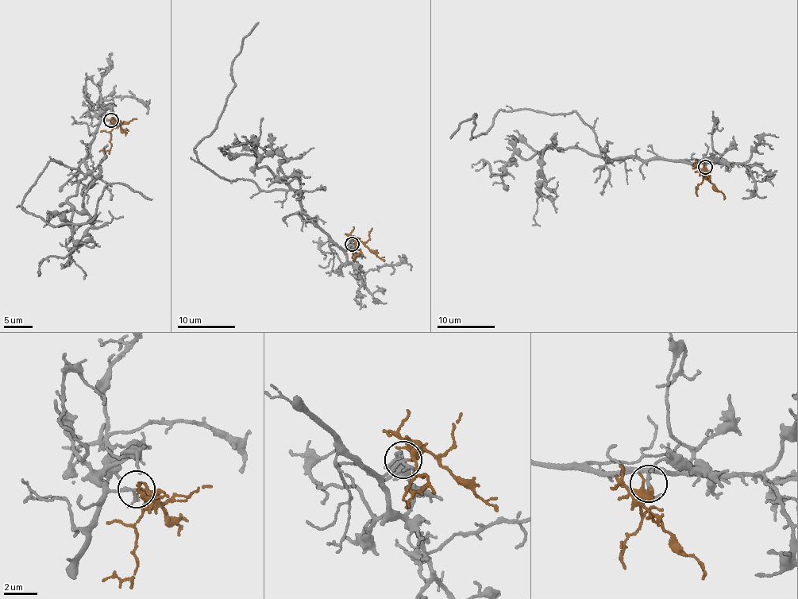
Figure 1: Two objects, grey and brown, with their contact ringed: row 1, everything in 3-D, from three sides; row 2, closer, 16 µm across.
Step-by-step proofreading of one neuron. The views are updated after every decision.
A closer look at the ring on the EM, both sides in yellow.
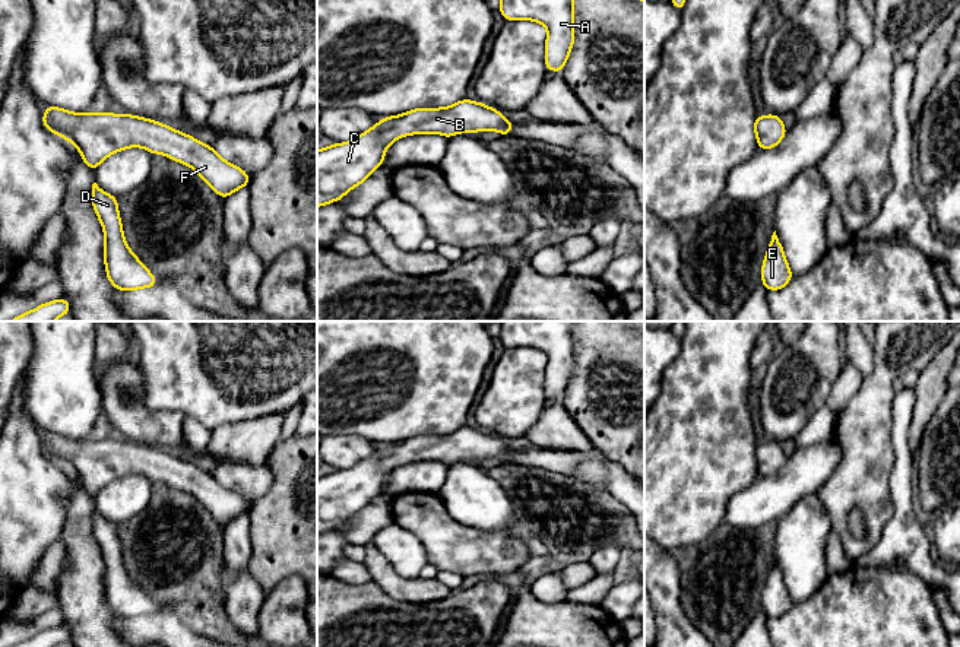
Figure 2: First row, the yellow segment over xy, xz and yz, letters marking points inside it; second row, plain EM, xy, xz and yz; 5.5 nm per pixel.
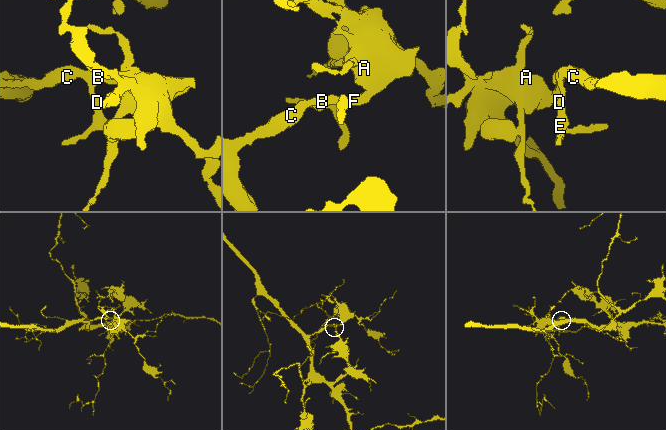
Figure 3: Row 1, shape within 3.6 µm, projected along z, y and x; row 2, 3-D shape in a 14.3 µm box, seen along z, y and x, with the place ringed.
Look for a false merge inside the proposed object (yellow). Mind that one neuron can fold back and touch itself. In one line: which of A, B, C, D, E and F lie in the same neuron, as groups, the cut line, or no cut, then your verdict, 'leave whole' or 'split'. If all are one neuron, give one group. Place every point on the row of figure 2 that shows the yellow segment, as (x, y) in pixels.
A B C D E F | no cut | leave whole

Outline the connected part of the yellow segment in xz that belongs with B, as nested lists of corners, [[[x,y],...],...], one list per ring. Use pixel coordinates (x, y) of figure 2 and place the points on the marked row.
[[[462,99],[447,108],[416,108],[381,118],[348,143],[317,150],[317,207],[340,200],[383,165],[384,150],[399,137],[437,133],[447,139],[463,131],[497,130],[510,136],[516,123],[485,104]]]

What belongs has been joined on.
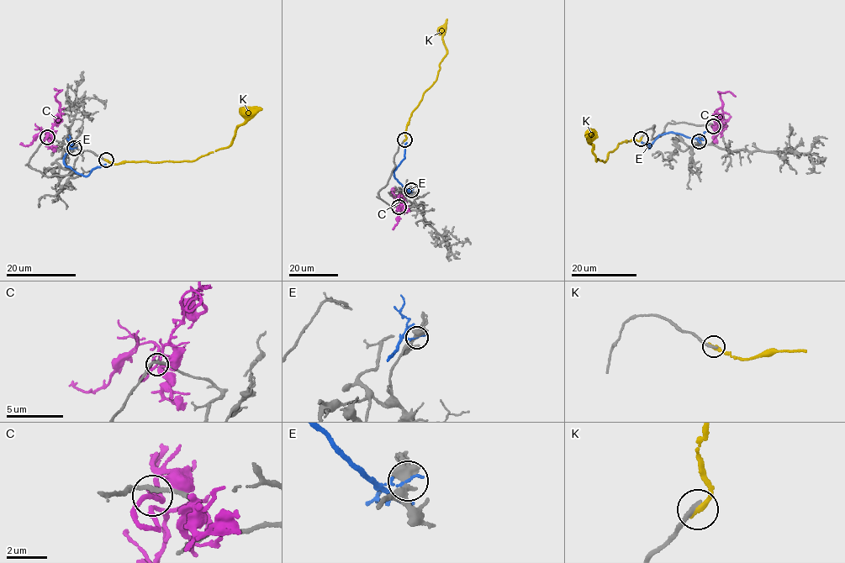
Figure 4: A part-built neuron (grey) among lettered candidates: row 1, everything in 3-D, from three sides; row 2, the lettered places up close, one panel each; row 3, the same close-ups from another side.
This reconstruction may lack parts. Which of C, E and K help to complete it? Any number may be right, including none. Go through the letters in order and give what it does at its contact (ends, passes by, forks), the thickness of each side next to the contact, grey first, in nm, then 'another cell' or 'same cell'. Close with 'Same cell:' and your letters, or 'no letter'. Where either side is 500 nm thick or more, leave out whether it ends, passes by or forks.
C: it passes by | 200/190 nm | another cell
E: it ends | 380/110 nm | another cell
K: it ends | 280/300 nm | another cell
Same cell: no letter

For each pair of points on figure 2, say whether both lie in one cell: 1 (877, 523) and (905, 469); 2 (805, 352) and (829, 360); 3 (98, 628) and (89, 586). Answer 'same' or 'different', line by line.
1: different
2: same
3: same

